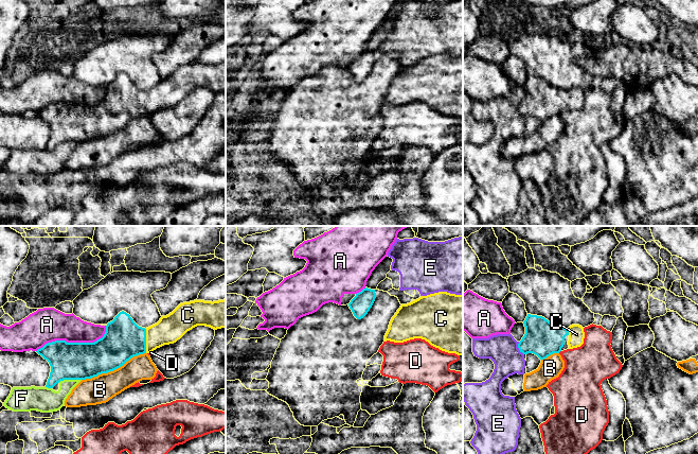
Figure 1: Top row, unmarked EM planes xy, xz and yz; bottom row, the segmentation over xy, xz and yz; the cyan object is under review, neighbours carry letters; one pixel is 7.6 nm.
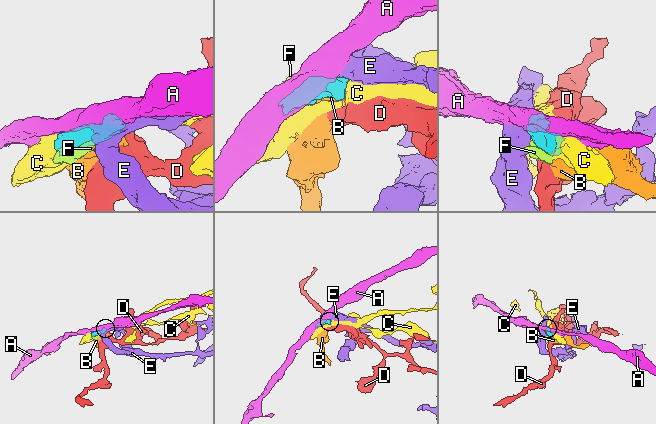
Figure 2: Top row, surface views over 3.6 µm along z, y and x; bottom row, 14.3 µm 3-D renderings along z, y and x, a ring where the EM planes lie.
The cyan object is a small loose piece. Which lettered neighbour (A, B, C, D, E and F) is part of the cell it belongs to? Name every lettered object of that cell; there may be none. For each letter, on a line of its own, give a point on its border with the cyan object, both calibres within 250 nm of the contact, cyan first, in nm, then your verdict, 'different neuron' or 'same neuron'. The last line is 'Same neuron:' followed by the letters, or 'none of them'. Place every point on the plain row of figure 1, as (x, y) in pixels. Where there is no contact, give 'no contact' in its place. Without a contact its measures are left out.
A: xy (74, 105) | 280/260 nm | different neuron
B: xy (113, 132) | 300/220 nm | different neuron
C: xy (145, 103) | 300/200 nm | same neuron
D: yz (559, 114) | 280/320 nm | different neuron
E: yz (518, 109) | 280/240 nm | different neuron
F: xy (69, 141) | 280/190 nm | different neuron
Same neuron: C

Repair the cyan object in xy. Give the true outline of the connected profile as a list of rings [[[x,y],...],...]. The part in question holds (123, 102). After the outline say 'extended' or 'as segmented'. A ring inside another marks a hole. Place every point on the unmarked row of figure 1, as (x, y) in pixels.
[[[226,62],[213,65],[194,63],[180,66],[172,75],[162,78],[157,86],[146,91],[139,89],[129,76],[122,73],[107,86],[104,99],[94,105],[55,103],[38,111],[36,115],[51,128],[46,150],[53,151],[64,142],[86,142],[113,134],[133,119],[150,116],[164,107],[176,105],[197,88],[205,88],[214,92],[226,90]]] | extended

